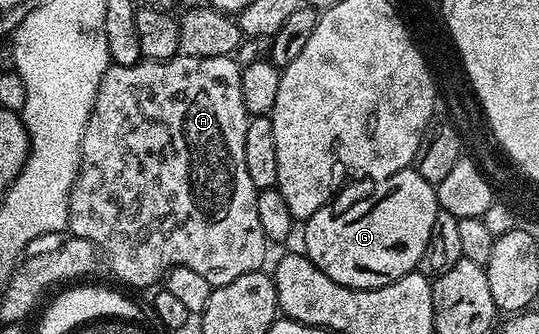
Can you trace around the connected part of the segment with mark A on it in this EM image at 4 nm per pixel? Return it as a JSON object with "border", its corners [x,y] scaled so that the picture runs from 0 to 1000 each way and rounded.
{"border":[[[328,162],[319,177],[262,174],[249,195],[208,189],[197,207],[182,254],[178,299],[152,410],[148,437],[148,503],[126,581],[124,689],[176,734],[180,754],[200,772],[208,811],[230,847],[245,859],[282,859],[302,838],[319,799],[360,805],[373,829],[390,841],[393,862],[427,853],[449,829],[449,817],[481,811],[492,796],[490,772],[497,763],[501,731],[486,698],[486,671],[479,662],[477,566],[456,518],[456,374],[464,353],[456,314],[449,302],[449,201],[430,165],[397,171],[353,171]]]}

